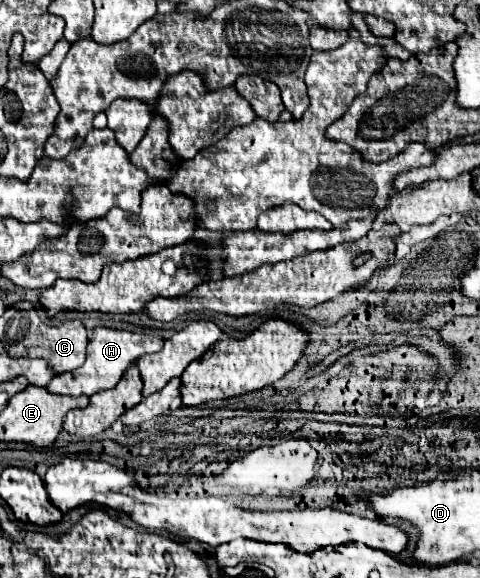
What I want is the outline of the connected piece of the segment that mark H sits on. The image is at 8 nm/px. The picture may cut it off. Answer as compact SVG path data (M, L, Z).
M98 327L98 329L94 329L92 339L88 343L86 363L78 371L54 377L46 385L46 391L56 393L56 395L88 395L90 397L90 395L94 395L98 391L116 387L118 379L122 379L122 375L126 373L126 369L130 367L132 361L136 361L142 355L156 353L158 349L162 349L162 339L158 339L156 335L130 333L130 331L116 331L116 329Z

